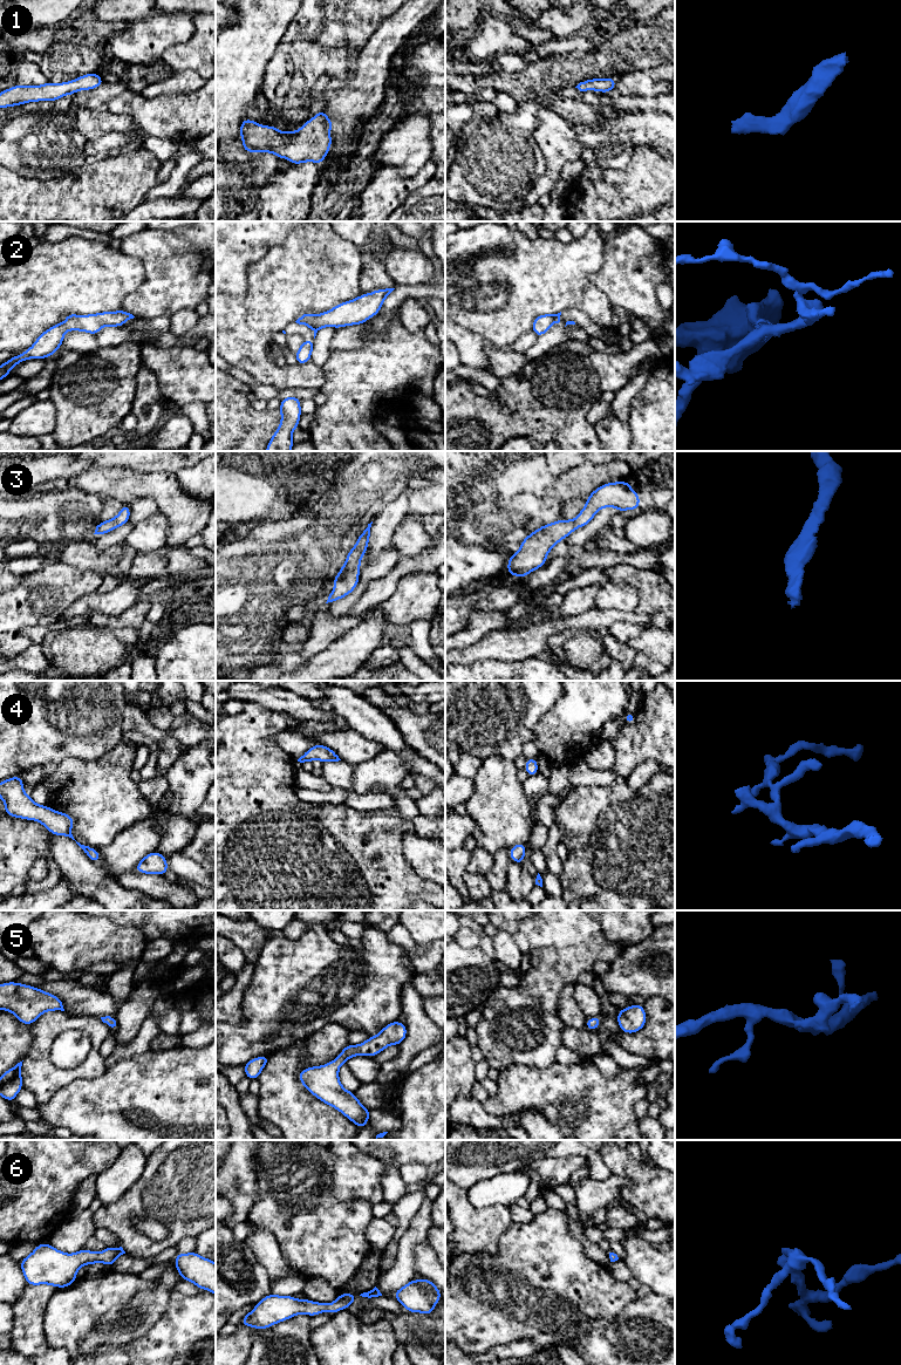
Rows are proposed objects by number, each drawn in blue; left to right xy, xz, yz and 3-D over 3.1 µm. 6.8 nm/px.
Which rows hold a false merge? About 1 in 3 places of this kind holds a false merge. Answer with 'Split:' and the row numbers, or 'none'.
Split: 2

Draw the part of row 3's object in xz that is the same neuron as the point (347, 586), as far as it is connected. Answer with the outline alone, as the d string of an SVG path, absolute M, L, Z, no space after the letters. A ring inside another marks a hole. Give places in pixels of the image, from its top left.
M373 521L368 524L368 527L359 535L357 542L348 552L346 562L339 574L333 578L335 587L330 592L326 603L344 598L356 588L360 580L360 560L364 557L369 545L371 524Z

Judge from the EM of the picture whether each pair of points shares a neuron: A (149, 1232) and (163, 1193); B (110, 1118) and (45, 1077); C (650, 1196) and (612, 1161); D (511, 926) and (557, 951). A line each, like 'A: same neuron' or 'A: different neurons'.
A: different neurons
B: different neurons
C: same neuron
D: different neurons

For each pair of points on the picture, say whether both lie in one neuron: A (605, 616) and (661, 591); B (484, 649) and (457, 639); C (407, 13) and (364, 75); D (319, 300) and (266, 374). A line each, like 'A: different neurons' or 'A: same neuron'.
A: different neurons
B: different neurons
C: same neuron
D: same neuron

